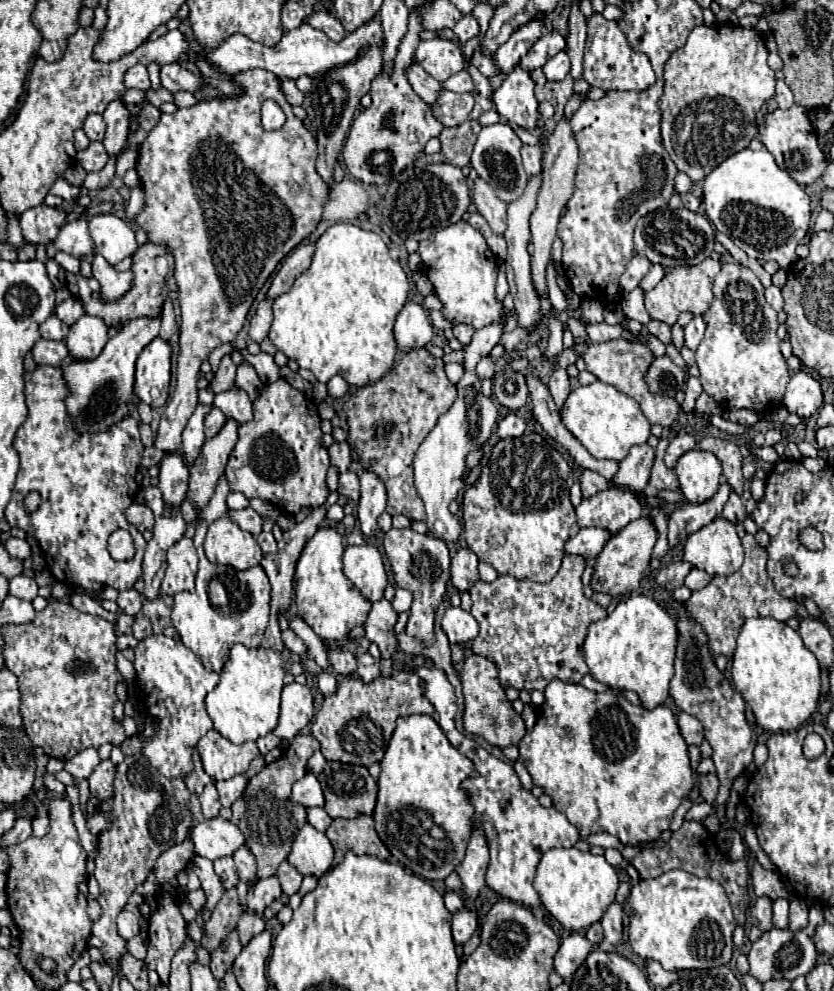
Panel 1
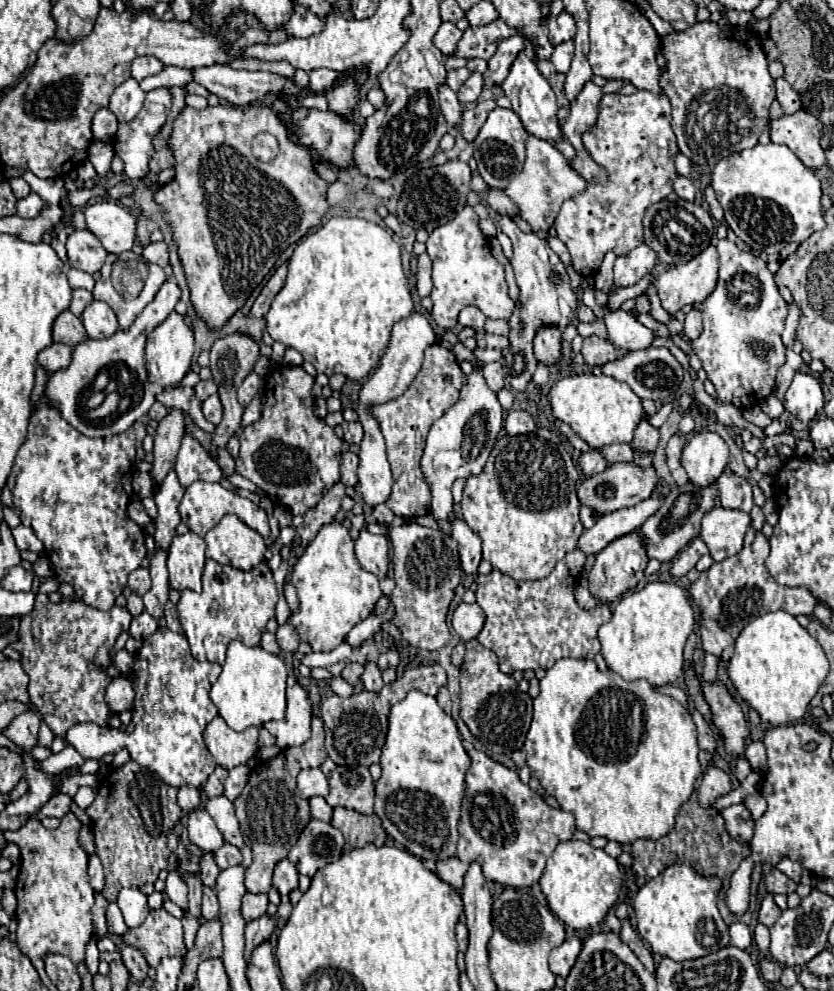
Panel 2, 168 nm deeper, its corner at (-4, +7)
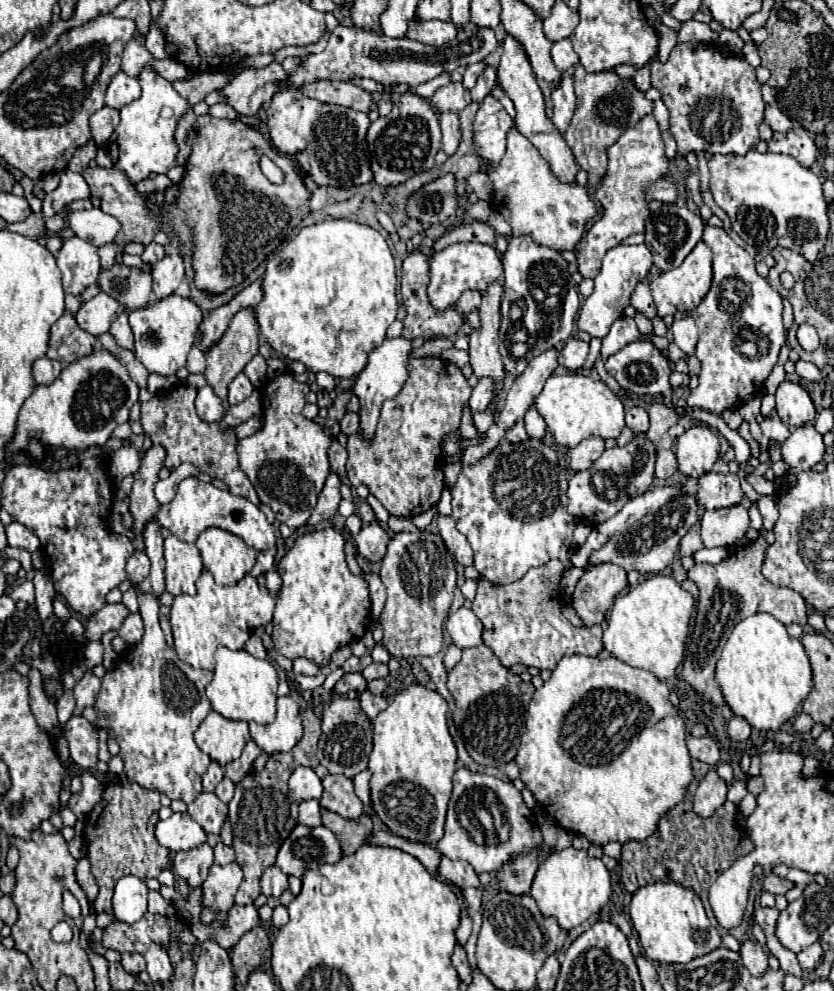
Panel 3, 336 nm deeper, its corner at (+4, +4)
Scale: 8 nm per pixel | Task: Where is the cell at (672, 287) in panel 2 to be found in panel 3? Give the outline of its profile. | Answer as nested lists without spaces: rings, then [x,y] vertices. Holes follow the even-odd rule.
[[[700,241],[680,267],[660,273],[660,277],[656,277],[650,283],[658,315],[666,317],[666,315],[674,315],[678,311],[694,311],[700,305],[700,301],[704,299],[704,295],[708,293],[710,283],[712,283],[712,251],[710,251],[710,247],[706,247],[704,241]]]

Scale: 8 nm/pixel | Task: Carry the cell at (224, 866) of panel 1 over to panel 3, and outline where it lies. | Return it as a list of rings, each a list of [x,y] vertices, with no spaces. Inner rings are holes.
[[[218,841],[218,845],[214,847],[214,863],[218,865],[226,865],[226,863],[232,863],[236,857],[234,857],[234,847],[232,845],[224,845],[222,841]]]

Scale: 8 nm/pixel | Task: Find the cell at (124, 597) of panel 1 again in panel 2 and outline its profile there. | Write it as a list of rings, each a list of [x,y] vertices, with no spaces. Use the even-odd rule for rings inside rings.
[[[136,568],[130,576],[128,576],[128,588],[138,594],[144,596],[150,590],[150,574],[146,568]]]

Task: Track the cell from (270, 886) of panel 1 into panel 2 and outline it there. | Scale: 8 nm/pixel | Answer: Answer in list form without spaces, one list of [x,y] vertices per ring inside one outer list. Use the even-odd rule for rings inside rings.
[[[246,892],[242,898],[242,916],[244,920],[254,920],[262,914],[266,914],[268,908],[268,896],[266,894],[252,894]]]

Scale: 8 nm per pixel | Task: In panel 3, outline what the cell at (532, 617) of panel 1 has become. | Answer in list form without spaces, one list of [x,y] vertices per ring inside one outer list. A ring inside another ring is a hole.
[[[548,561],[546,565],[532,567],[522,579],[508,583],[508,585],[490,585],[486,579],[478,579],[478,593],[472,603],[474,615],[484,623],[484,645],[488,645],[494,655],[500,659],[504,667],[512,667],[516,663],[524,663],[528,667],[536,669],[554,669],[558,659],[566,655],[590,655],[596,657],[604,647],[602,647],[602,629],[578,629],[574,627],[562,613],[560,613],[560,577],[562,573],[570,567],[570,561]]]

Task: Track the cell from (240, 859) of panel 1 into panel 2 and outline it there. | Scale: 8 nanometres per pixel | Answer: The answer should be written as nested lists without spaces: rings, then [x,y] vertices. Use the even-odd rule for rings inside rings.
[[[218,796],[218,798],[210,798],[206,804],[206,812],[214,818],[216,826],[220,828],[220,832],[224,834],[226,842],[236,846],[236,848],[244,848],[244,836],[238,828],[238,820],[234,816],[234,806],[226,796]]]

